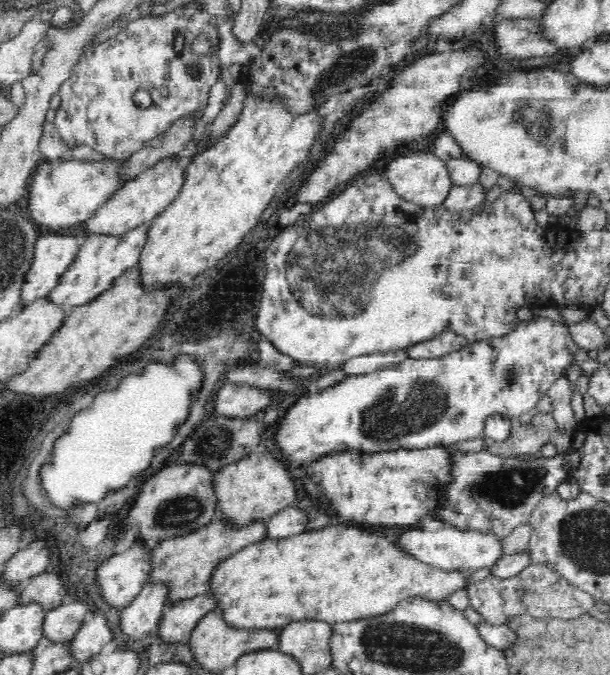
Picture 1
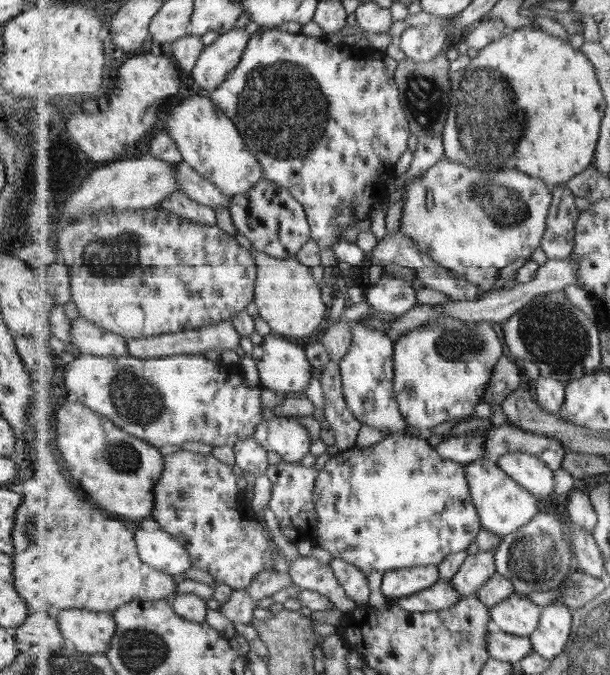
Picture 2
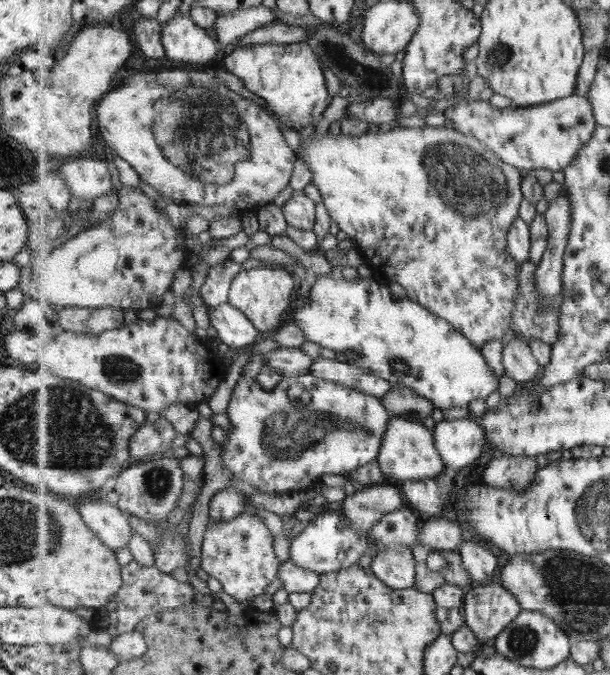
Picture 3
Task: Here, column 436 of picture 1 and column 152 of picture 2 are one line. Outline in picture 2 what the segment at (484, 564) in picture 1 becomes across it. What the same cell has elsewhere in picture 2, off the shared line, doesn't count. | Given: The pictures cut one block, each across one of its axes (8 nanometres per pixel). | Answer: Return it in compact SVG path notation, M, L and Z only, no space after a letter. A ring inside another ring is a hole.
M162 528L150 531L139 529L136 543L141 560L158 571L183 575L192 565L192 556L181 541Z

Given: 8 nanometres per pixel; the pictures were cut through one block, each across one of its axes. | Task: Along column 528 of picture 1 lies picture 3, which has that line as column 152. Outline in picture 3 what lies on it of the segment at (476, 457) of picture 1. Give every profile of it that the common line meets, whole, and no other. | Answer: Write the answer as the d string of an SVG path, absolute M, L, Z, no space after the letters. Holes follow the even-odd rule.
M165 457L138 465L132 464L117 476L113 489L119 496L117 505L123 512L141 517L143 520L170 520L170 514L178 507L178 500L185 488L183 475L179 458Z

